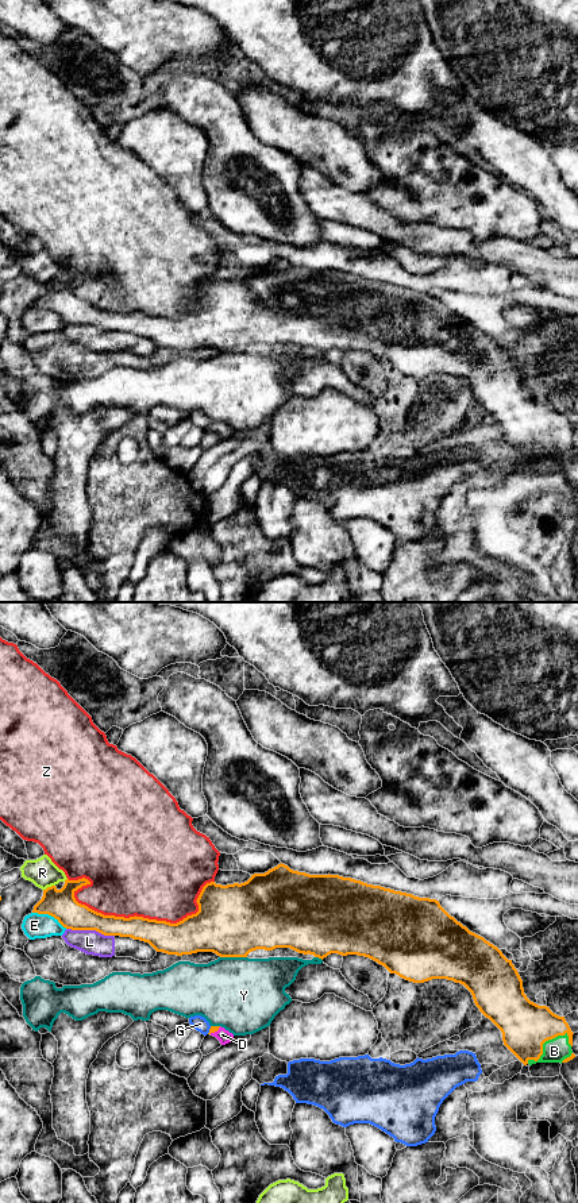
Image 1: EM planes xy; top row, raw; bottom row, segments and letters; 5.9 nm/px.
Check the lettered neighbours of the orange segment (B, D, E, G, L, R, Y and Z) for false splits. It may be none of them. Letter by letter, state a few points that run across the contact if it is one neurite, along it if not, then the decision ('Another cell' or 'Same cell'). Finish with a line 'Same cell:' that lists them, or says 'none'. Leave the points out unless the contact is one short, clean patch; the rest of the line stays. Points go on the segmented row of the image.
B: Line: xy (526, 1026), (542, 1045), (548, 1045), (554, 1051). Same cell
D: Line: xy (212, 1029), (215, 1030), (222, 1034). Same cell
E: Another cell
G: Another cell
L: Another cell
R: Another cell
Y: Another cell
Z: Another cell
Same cell: B, D

